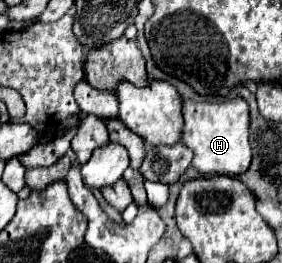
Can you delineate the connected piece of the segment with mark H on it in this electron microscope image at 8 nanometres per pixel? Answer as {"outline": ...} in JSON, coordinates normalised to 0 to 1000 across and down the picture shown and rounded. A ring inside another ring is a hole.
{"outline":[[[865,373],[794,380],[794,388],[695,388],[645,380],[652,487],[645,540],[688,578],[681,631],[709,662],[801,662],[844,669],[879,646],[894,608],[894,563],[879,540],[879,395]]]}

